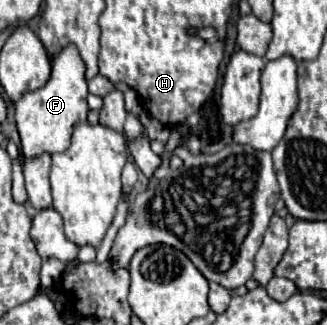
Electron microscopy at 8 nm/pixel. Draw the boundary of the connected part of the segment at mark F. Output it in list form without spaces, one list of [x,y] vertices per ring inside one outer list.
[[[68,45],[58,57],[54,57],[50,81],[42,89],[28,91],[20,101],[16,101],[16,125],[22,141],[22,155],[26,159],[32,159],[40,157],[40,153],[64,153],[70,145],[74,125],[86,121],[86,95],[88,83],[84,77],[84,63],[78,55],[78,49],[74,45]]]

